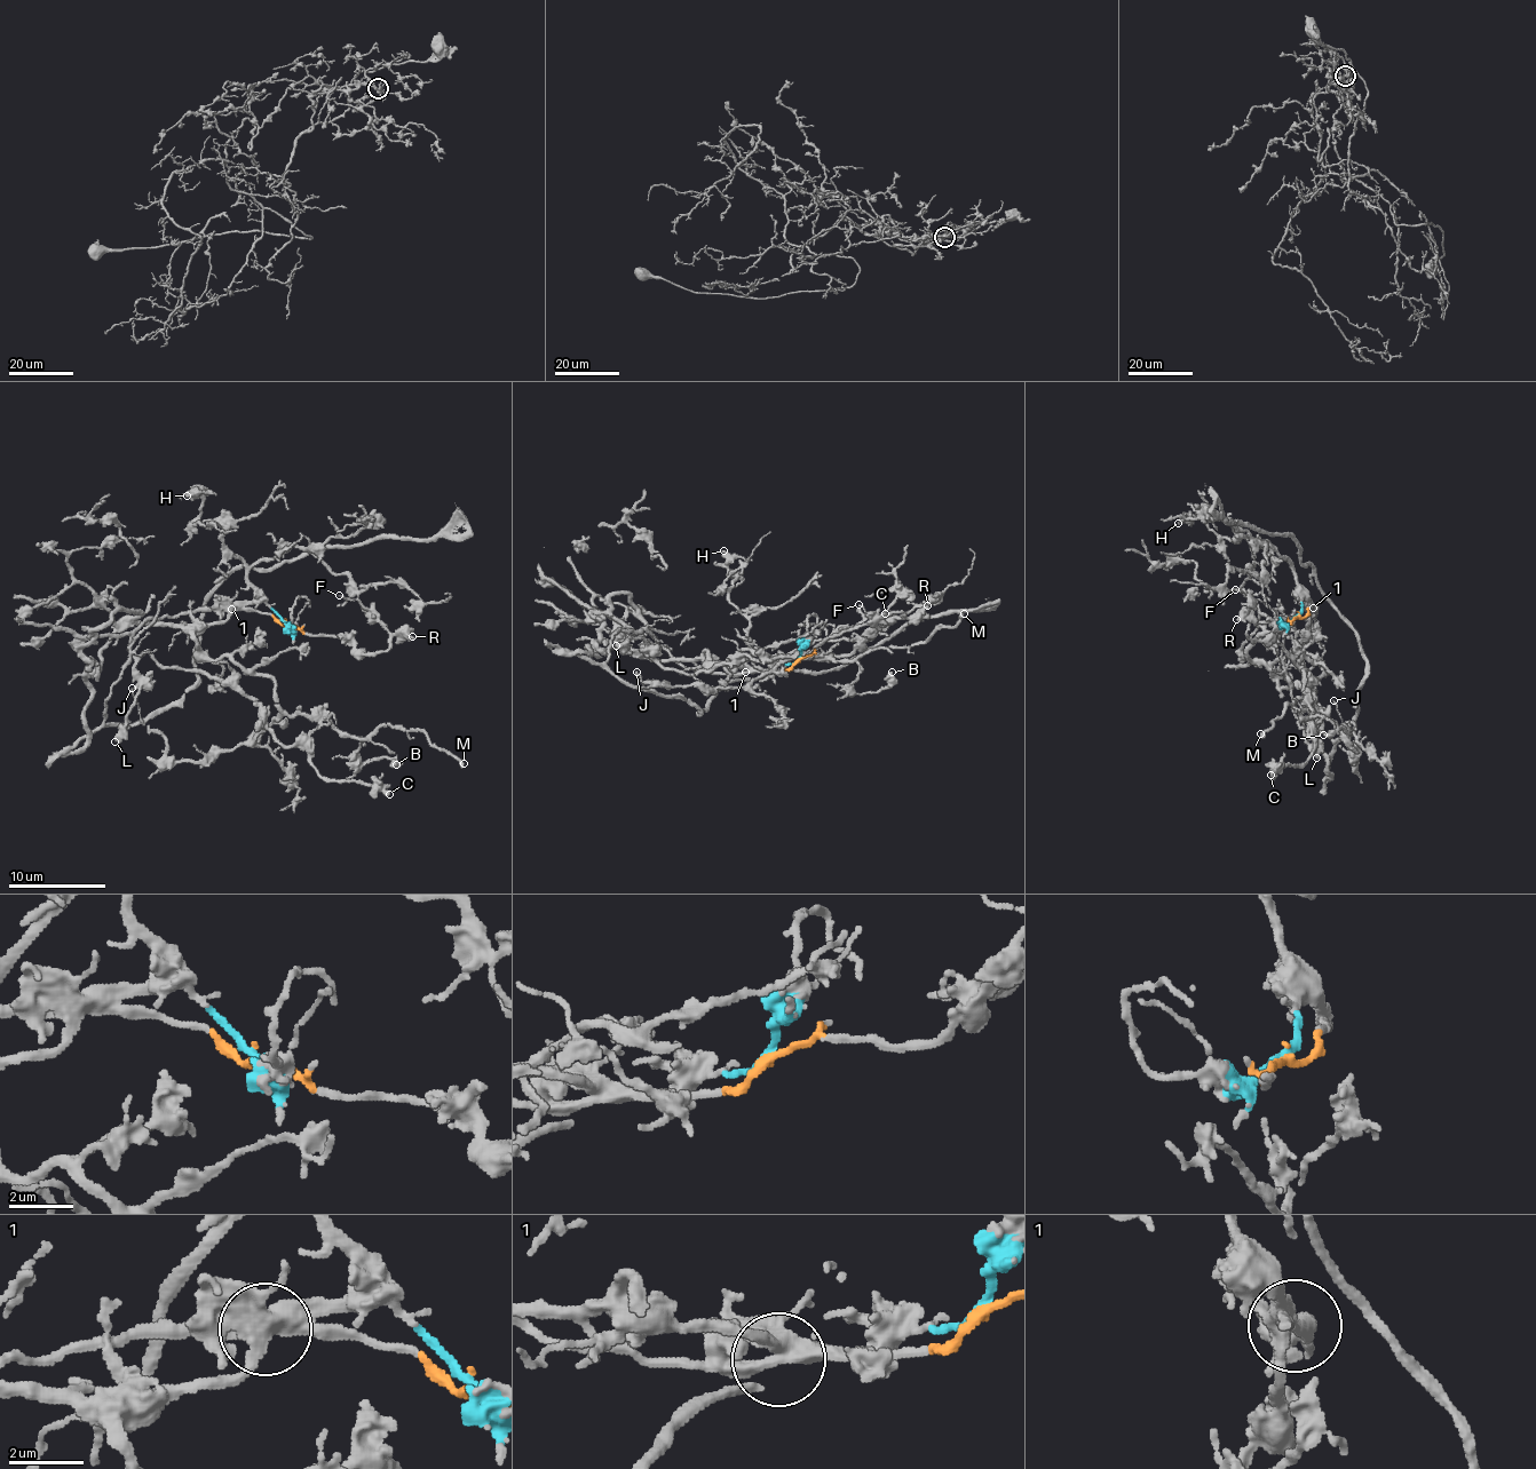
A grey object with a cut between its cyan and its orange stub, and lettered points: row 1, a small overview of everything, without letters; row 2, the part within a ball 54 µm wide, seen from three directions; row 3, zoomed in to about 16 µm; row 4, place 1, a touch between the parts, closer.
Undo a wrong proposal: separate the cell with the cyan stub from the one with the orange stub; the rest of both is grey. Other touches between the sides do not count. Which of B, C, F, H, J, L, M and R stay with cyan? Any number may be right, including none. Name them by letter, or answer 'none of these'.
B, H, J, M

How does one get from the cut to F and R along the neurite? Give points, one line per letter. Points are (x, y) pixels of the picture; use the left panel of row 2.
F: (286, 622), (310, 634), (340, 636), (364, 653), (389, 646), (389, 633), (357, 600), (339, 596)
R: (286, 622), (310, 634), (340, 636), (364, 653), (385, 651), (392, 636), (413, 637)

